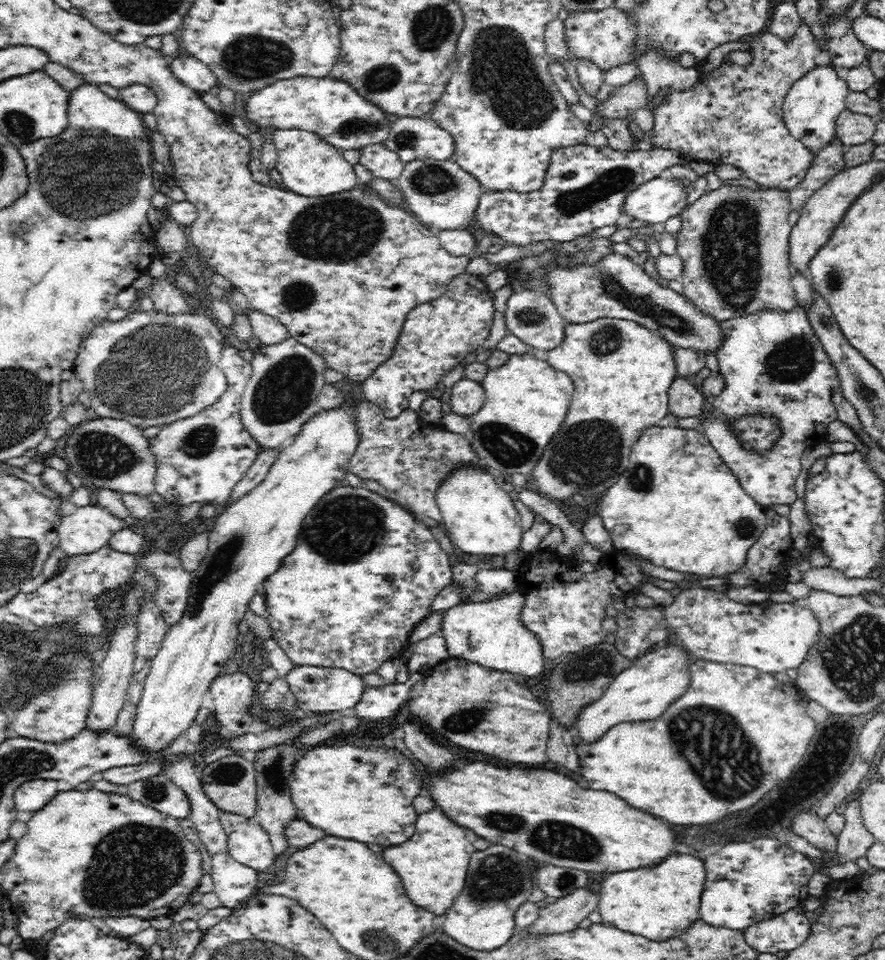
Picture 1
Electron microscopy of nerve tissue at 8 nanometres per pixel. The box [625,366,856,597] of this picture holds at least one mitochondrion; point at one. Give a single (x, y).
(745, 527)

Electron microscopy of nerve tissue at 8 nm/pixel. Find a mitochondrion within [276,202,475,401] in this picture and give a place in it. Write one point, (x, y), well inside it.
(297, 298)

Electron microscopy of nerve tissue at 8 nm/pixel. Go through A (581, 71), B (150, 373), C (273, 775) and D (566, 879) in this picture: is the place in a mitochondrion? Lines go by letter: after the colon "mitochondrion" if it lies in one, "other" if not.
A: other
B: mitochondrion
C: mitochondrion
D: mitochondrion

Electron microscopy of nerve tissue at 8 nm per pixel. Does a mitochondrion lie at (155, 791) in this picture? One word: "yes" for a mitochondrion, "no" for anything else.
yes

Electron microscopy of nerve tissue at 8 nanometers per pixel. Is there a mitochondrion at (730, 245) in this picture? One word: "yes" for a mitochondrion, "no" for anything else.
yes

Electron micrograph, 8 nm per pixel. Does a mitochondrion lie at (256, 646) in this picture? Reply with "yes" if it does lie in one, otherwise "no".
no

